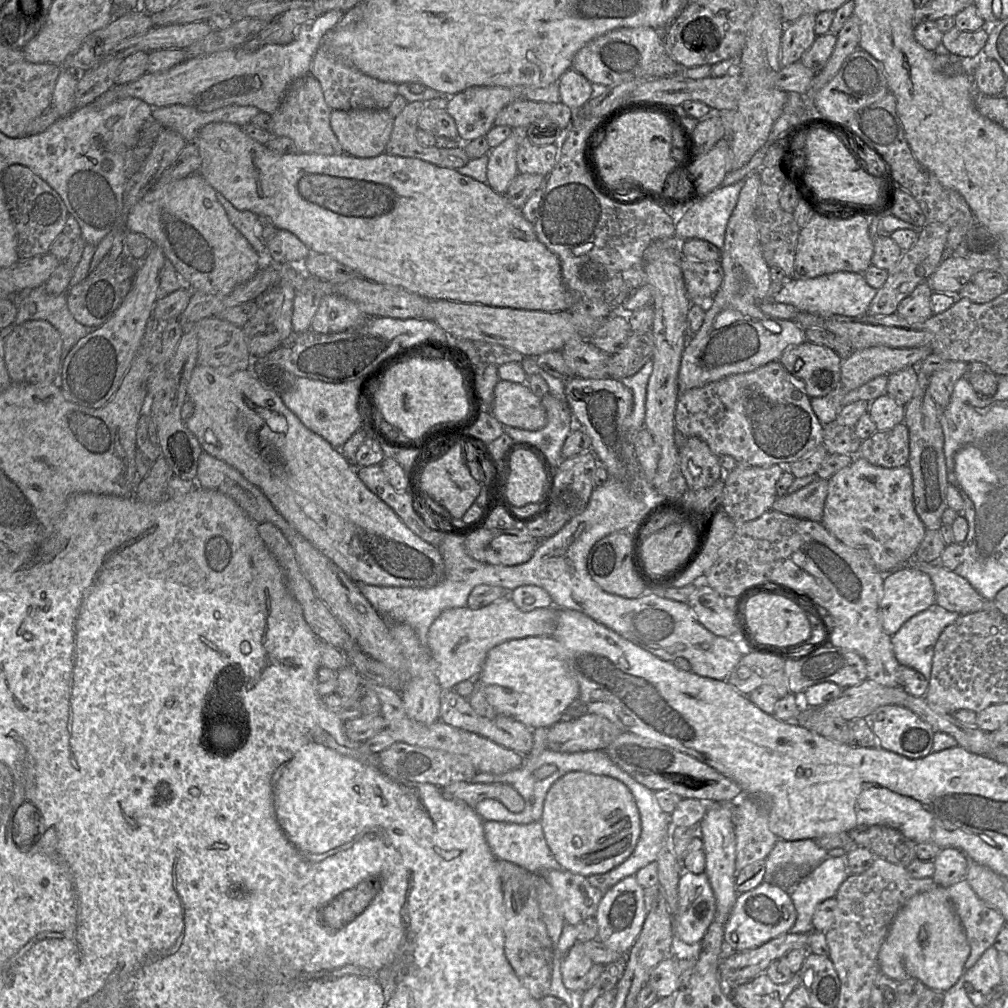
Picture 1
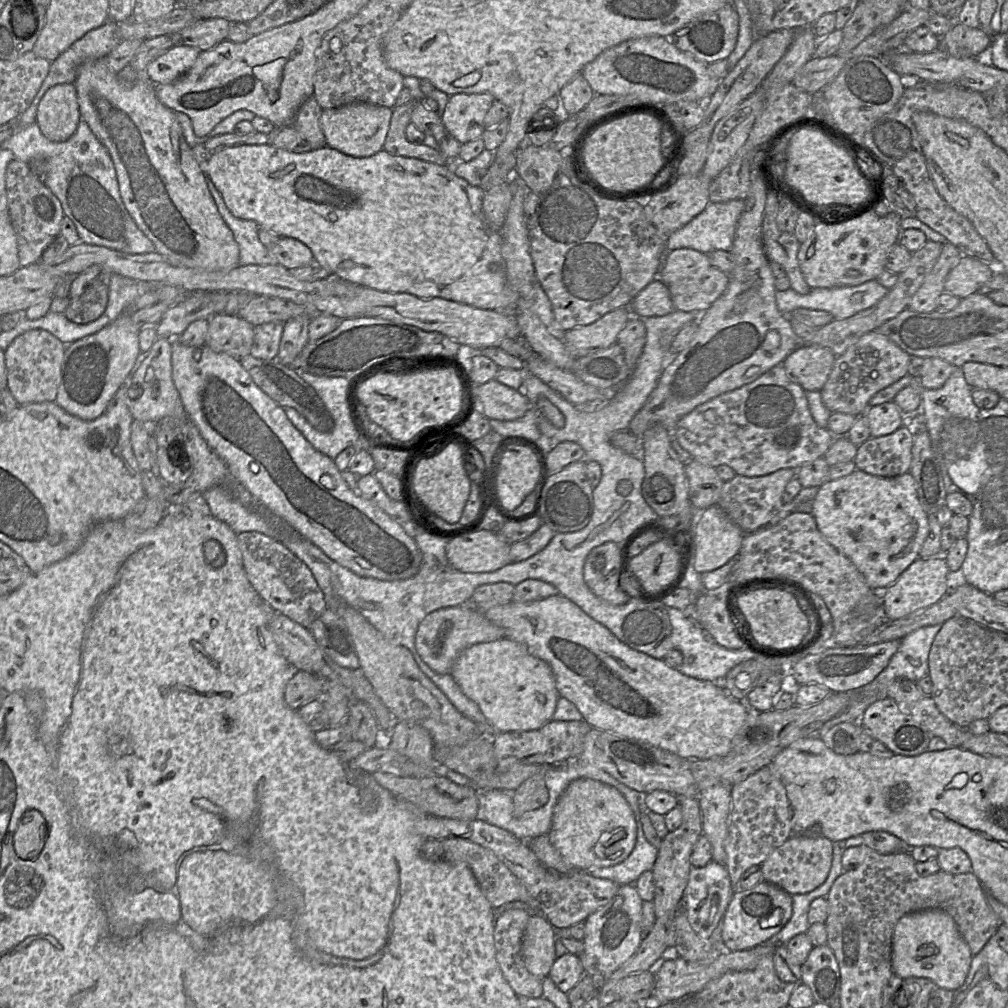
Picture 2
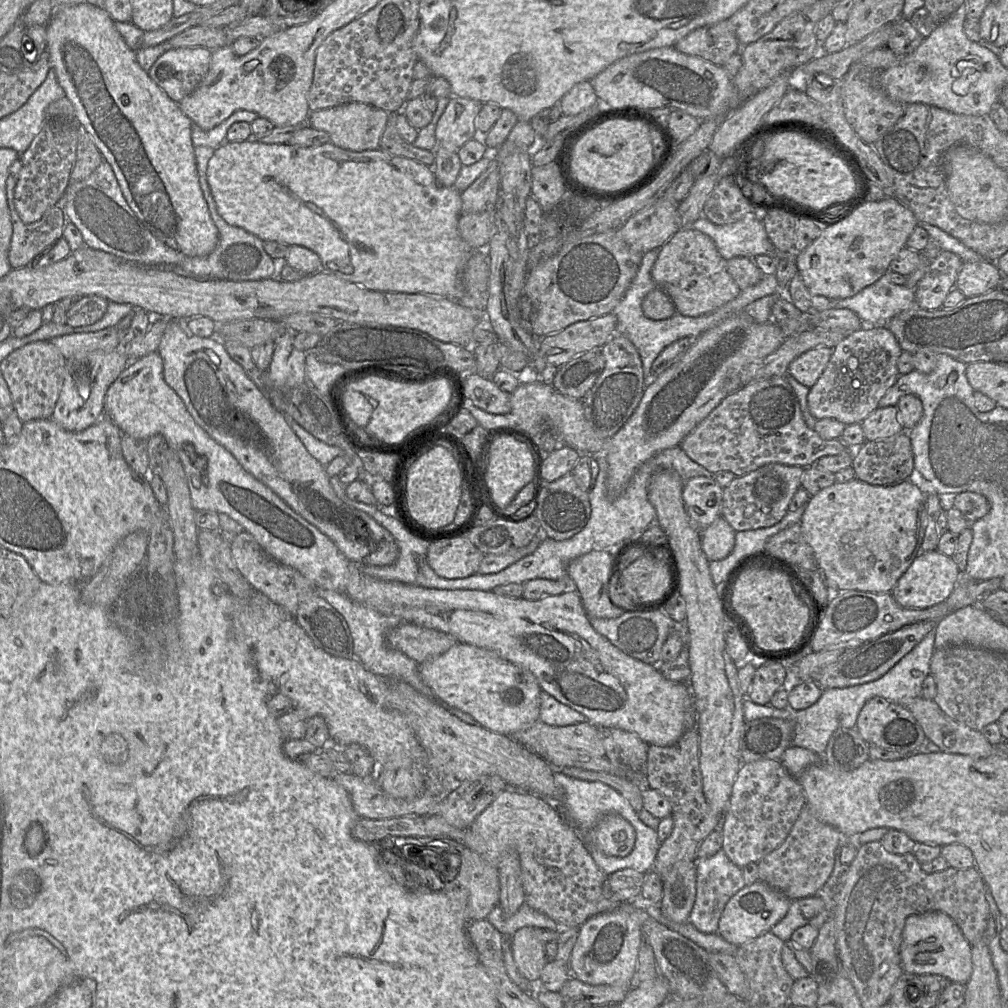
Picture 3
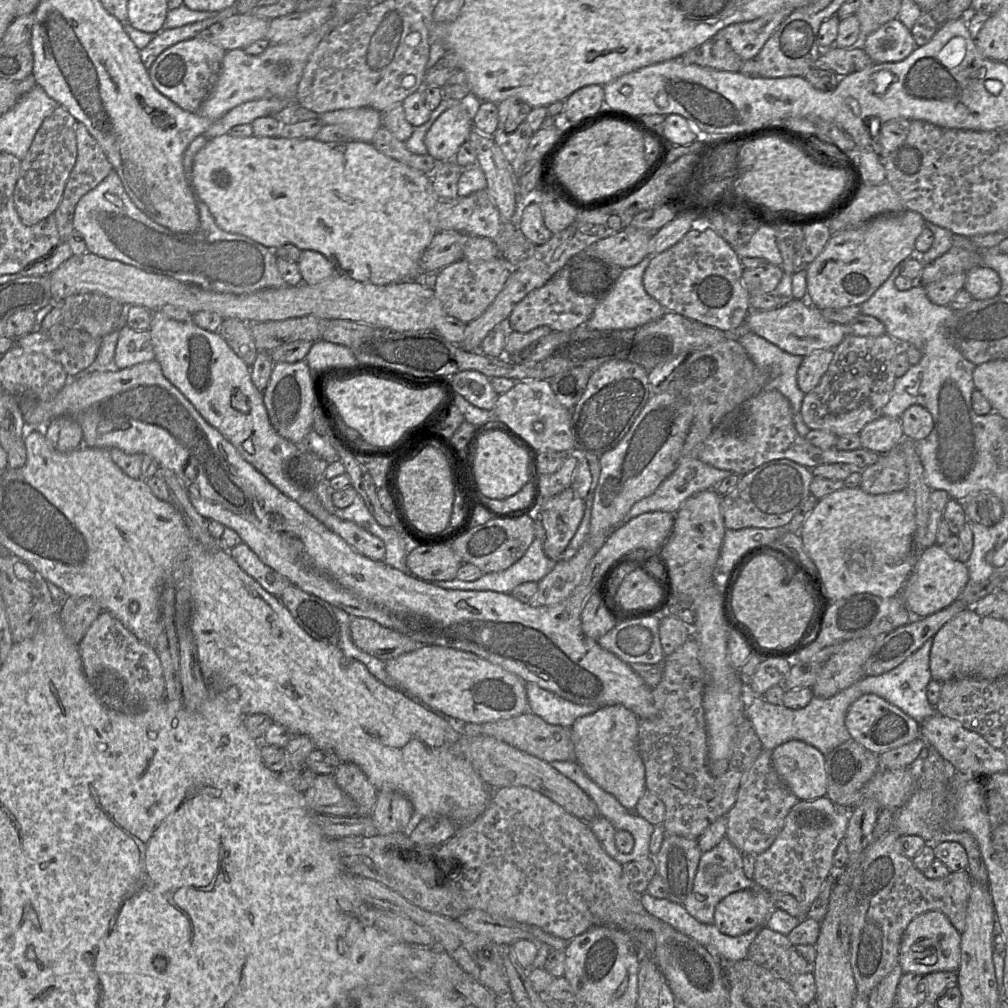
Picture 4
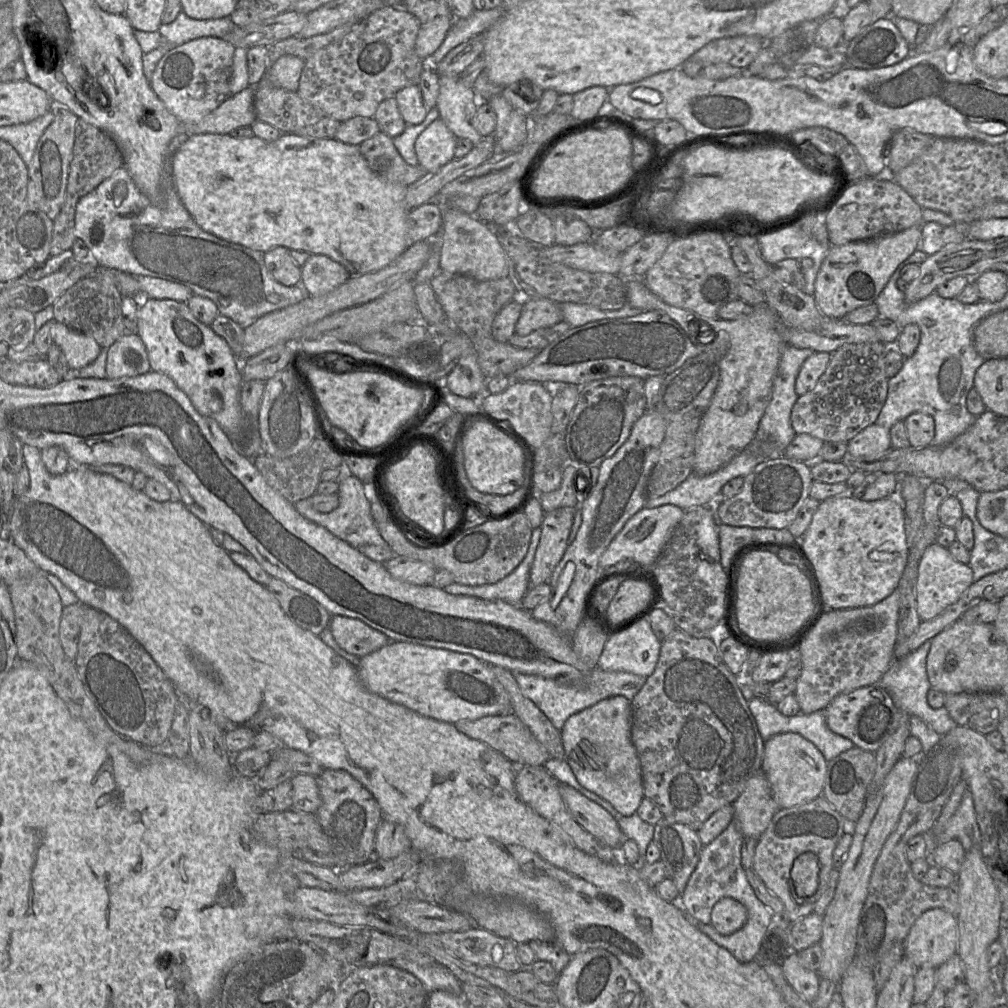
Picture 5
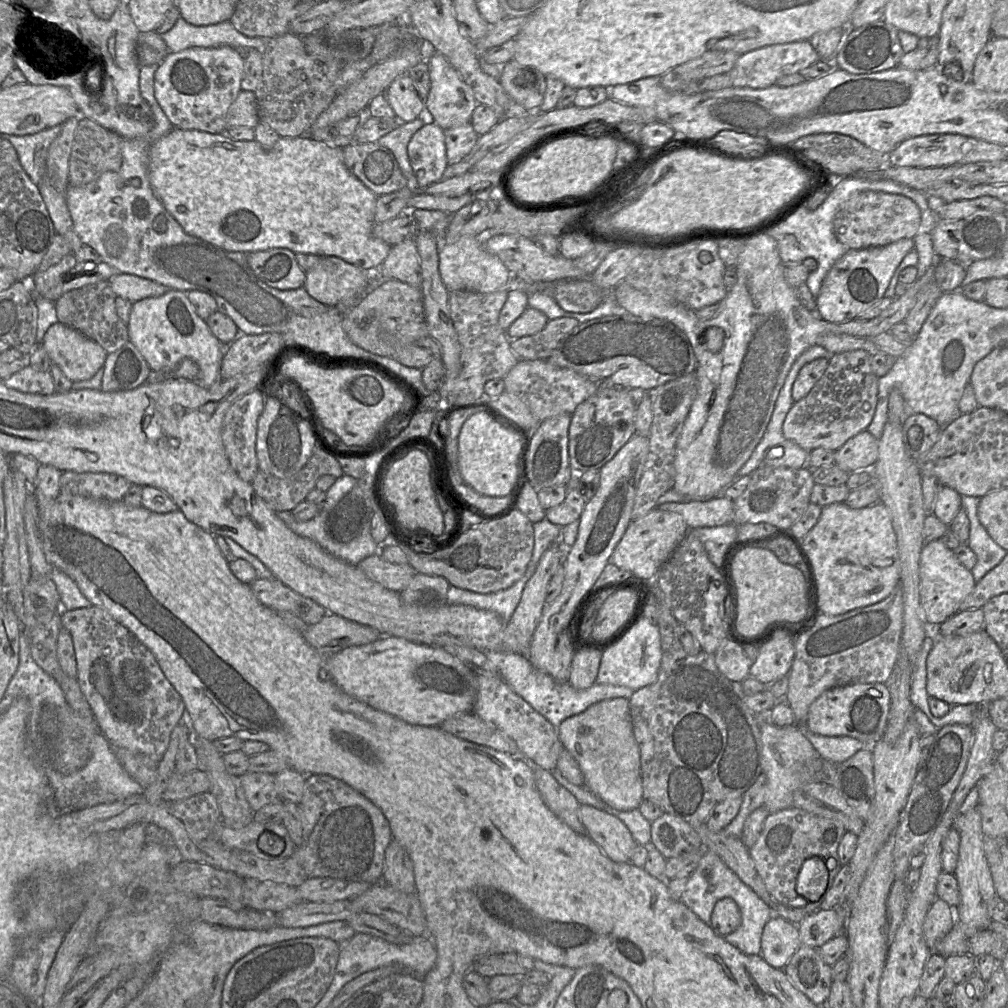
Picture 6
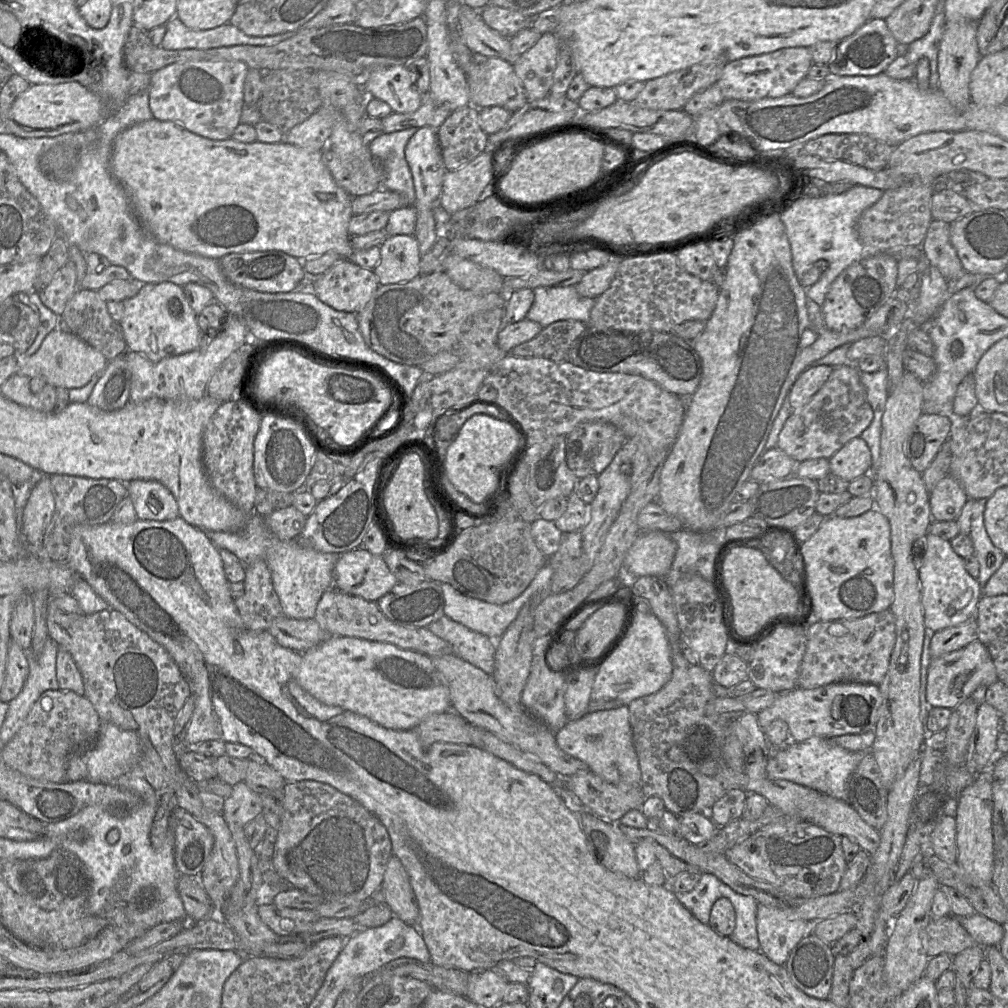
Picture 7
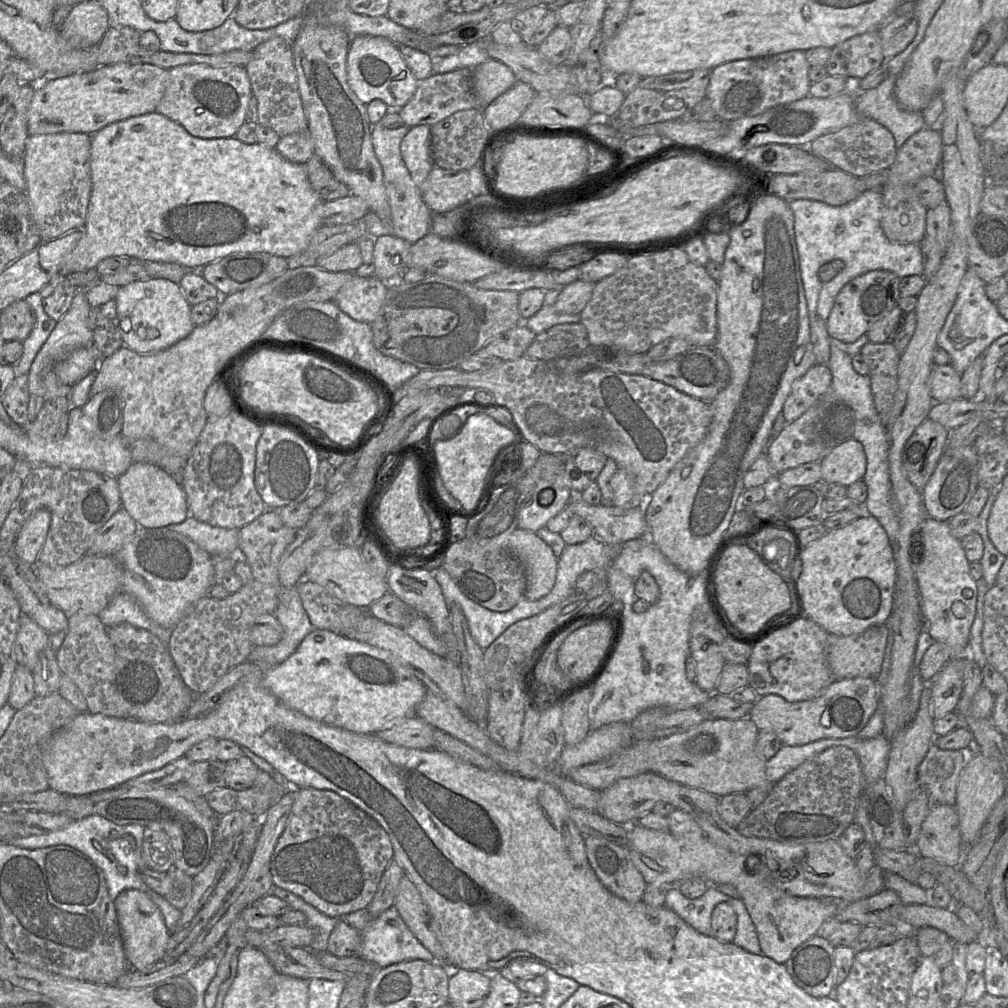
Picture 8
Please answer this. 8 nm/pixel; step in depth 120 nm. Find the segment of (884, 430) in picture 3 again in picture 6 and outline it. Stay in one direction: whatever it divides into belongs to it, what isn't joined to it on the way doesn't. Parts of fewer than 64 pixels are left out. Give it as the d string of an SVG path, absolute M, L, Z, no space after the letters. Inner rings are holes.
M863 430L835 451L835 464L847 473L870 470L878 459L879 440Z

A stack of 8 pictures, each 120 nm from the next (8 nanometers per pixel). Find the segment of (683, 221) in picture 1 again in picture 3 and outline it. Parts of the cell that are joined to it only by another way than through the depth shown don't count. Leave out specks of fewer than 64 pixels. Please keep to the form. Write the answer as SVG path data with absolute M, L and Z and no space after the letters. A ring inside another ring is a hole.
M749 212L742 219L727 225L717 225L701 216L689 227L709 236L725 259L758 255L776 257L776 251L766 234L760 213Z

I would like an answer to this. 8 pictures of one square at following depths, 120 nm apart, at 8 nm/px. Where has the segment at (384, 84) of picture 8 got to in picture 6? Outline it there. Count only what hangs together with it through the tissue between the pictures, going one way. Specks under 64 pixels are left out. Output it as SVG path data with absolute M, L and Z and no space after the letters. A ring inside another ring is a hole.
M408 73L397 77L383 95L402 122L414 121L425 107L425 101L417 93Z

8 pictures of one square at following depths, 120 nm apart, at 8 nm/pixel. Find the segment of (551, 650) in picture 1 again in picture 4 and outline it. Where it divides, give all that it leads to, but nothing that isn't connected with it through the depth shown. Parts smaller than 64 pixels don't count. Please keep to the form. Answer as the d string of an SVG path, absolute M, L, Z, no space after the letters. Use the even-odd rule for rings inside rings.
M424 645L385 662L398 688L423 705L464 723L489 723L528 712L525 681L471 652Z

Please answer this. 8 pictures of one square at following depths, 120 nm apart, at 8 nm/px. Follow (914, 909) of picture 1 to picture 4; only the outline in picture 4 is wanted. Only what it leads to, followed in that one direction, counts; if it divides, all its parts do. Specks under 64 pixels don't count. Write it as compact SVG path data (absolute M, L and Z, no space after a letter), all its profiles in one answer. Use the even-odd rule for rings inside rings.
M932 910L916 916L902 936L899 964L904 973L928 975L938 971L957 972L960 965L961 934L941 911Z

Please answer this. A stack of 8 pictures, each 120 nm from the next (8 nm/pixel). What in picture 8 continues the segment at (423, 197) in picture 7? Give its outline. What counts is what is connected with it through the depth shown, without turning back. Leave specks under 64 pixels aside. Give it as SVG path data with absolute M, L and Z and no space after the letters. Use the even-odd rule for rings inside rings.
M431 126L412 127L403 139L400 151L413 182L421 190L421 185L434 167L431 155Z

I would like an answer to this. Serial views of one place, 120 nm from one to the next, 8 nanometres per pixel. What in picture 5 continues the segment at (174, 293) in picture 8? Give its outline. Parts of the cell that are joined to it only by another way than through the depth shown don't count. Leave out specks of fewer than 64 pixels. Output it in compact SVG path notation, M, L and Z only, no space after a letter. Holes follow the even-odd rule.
M144 298L137 311L136 334L143 341L151 370L170 377L203 416L214 419L242 453L249 448L254 425L240 406L241 365L226 341L198 321L187 303Z

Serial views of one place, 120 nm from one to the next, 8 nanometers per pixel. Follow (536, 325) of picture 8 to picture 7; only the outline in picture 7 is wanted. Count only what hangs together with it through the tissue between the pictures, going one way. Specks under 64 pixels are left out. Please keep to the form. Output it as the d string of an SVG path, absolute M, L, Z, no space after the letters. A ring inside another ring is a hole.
M575 285L566 287L540 286L534 290L534 302L526 318L538 322L543 328L559 320L578 320L587 324L595 299L582 297L578 294Z

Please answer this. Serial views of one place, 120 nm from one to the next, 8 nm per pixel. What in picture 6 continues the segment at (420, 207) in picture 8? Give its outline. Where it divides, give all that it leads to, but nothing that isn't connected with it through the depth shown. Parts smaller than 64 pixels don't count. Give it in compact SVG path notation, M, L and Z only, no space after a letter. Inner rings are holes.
M426 107L419 117L412 122L403 122L396 129L381 137L377 143L388 148L395 156L402 174L408 181L406 187L409 190L418 188L417 180L408 158L407 147L412 136L426 124L434 122L433 115Z

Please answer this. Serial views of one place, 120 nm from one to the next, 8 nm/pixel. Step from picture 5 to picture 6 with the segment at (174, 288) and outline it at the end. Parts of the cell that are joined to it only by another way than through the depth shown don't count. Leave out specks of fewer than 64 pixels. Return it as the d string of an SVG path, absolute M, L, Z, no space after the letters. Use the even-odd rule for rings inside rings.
M119 273L108 281L117 297L131 303L145 298L159 297L170 290L169 287L157 282L131 274Z

